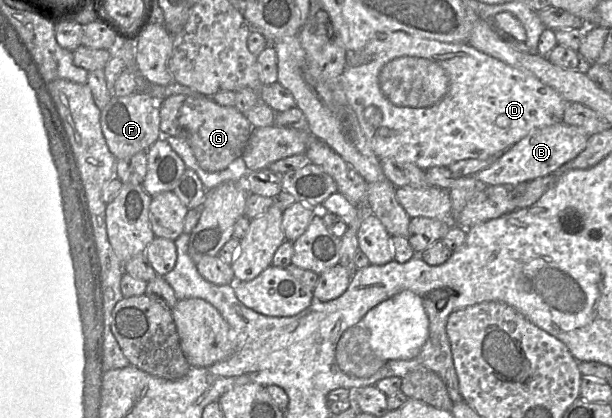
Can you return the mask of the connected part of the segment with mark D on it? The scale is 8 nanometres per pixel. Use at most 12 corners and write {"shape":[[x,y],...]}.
{"shape":[[379,32],[338,78],[375,155],[498,159],[567,101],[468,43]]}

